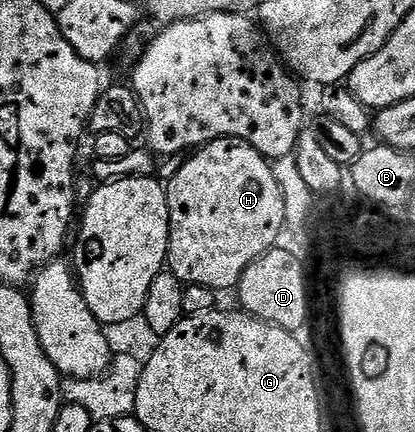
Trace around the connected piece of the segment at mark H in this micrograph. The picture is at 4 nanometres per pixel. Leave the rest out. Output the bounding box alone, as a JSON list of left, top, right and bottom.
[166,139,286,293]

